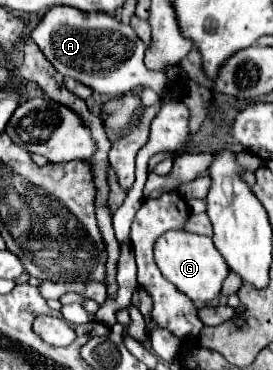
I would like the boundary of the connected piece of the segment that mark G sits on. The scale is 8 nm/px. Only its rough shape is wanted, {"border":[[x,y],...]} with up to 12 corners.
{"border":[[166,231],[160,273],[196,303],[218,299],[226,261],[212,239]]}

